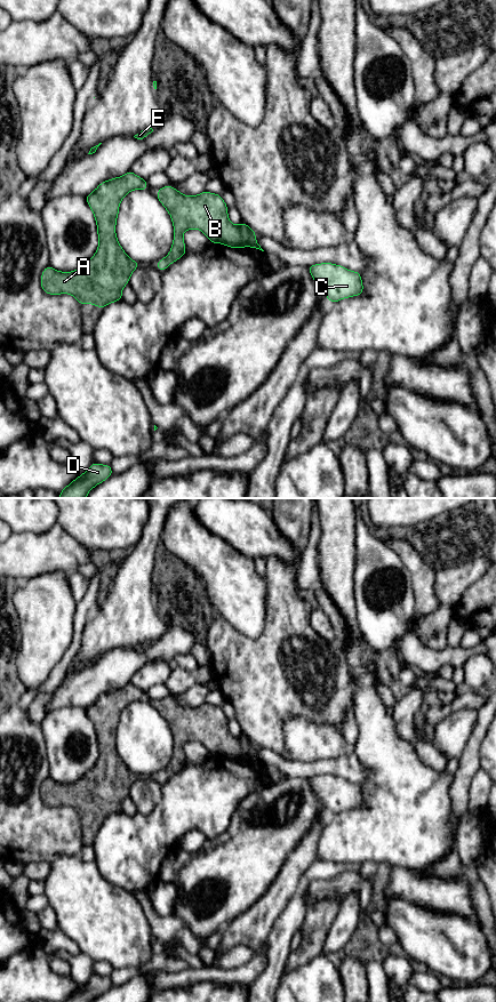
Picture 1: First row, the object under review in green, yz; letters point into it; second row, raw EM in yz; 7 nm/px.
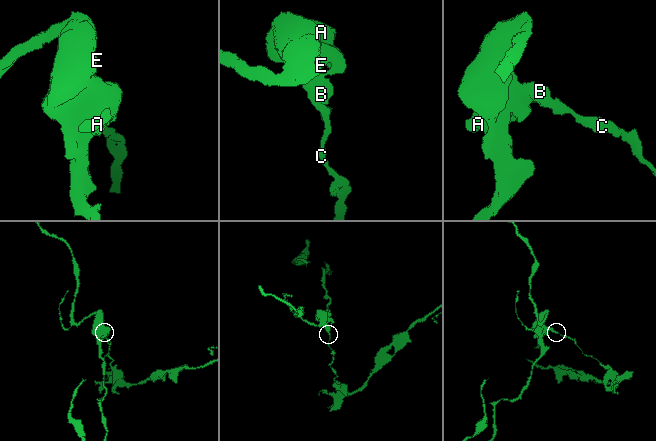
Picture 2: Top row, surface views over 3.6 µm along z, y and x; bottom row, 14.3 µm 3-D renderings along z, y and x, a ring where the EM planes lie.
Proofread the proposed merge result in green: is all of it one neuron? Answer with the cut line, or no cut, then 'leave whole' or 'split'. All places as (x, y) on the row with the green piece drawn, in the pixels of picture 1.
cut in yz along (239, 226), (240, 242), (237, 247); split

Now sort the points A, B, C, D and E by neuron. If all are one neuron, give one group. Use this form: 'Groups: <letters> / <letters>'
Groups: A B D E / C

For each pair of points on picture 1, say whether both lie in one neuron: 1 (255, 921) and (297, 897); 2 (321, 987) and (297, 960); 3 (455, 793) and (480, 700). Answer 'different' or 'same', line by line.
1: different
2: different
3: different

